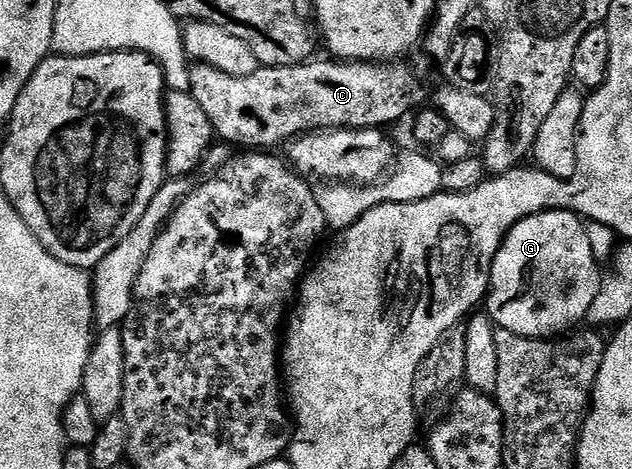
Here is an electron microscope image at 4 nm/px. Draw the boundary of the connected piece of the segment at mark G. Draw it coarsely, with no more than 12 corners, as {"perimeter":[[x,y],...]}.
{"perimeter":[[578,213],[528,216],[489,271],[488,315],[532,340],[588,317],[599,261]]}

